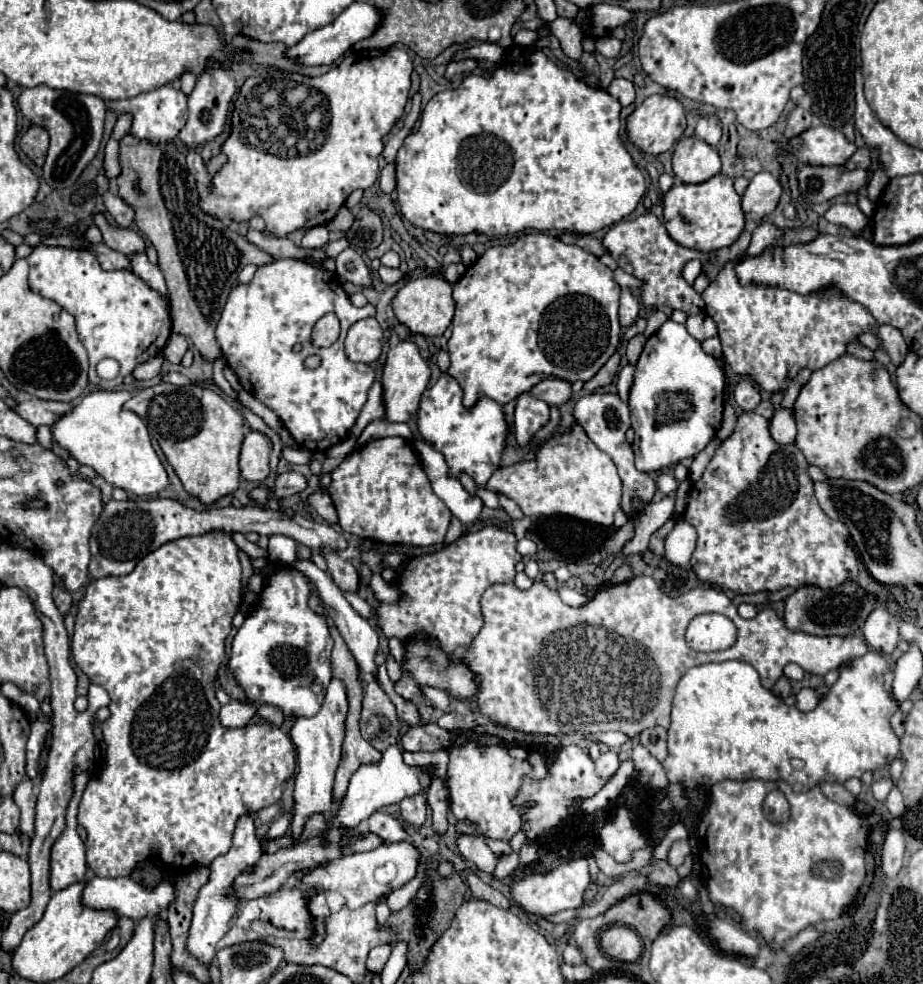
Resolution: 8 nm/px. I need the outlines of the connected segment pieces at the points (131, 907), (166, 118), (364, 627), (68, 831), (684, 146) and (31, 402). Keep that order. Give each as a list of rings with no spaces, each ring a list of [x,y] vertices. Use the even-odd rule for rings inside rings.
[[[93,877],[87,881],[85,891],[83,891],[83,903],[93,909],[111,909],[117,911],[121,917],[129,919],[143,919],[143,917],[155,917],[155,915],[165,915],[169,905],[175,901],[175,883],[161,879],[155,887],[147,887],[143,883],[133,881],[131,877],[117,877],[117,879],[101,879]]]
[[[165,85],[165,87],[159,87],[155,91],[141,93],[133,99],[109,101],[107,109],[117,113],[117,115],[123,115],[123,113],[133,115],[131,135],[141,139],[141,141],[149,141],[149,143],[157,145],[157,143],[173,141],[177,137],[177,133],[183,129],[183,125],[187,121],[187,95],[183,91],[175,91],[171,85]]]
[[[297,559],[297,561],[295,561],[295,569],[297,569],[299,573],[303,573],[303,575],[317,587],[317,593],[319,593],[323,605],[325,605],[327,615],[333,619],[335,627],[339,629],[341,637],[345,639],[345,643],[347,643],[351,655],[355,657],[355,661],[357,661],[357,665],[359,665],[361,677],[377,675],[377,665],[375,665],[375,655],[377,655],[377,645],[379,645],[379,635],[377,635],[377,631],[349,605],[349,601],[343,597],[343,591],[335,585],[333,577],[331,577],[327,571],[321,571],[311,559]]]
[[[77,773],[77,781],[73,781],[73,801],[67,809],[67,827],[55,841],[51,849],[51,889],[65,889],[85,877],[85,845],[77,835],[77,805],[81,801],[81,793],[85,791],[89,781],[87,773]]]
[[[697,137],[681,139],[673,153],[675,177],[687,185],[703,183],[721,171],[717,151]]]
[[[25,399],[21,401],[15,411],[29,421],[31,425],[47,425],[51,427],[61,415],[69,413],[73,409],[71,403],[59,403],[59,401],[43,401],[43,399]]]

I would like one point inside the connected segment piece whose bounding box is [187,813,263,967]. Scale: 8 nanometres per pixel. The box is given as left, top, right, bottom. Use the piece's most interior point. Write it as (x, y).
(216, 904)

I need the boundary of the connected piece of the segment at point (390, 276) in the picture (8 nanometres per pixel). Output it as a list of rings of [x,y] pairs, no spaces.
[[[381,265],[379,267],[379,277],[386,285],[393,285],[393,283],[397,283],[401,279],[401,271],[398,268],[390,269]]]

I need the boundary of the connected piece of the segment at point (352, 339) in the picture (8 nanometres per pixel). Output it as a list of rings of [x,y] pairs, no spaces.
[[[375,317],[361,319],[351,325],[345,339],[345,353],[353,363],[375,363],[385,343],[383,329]]]

